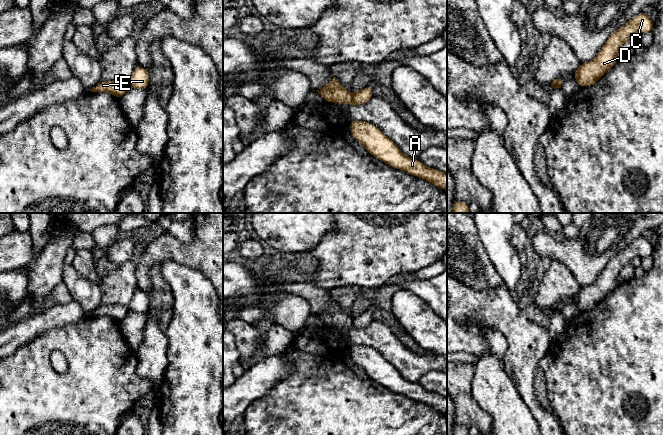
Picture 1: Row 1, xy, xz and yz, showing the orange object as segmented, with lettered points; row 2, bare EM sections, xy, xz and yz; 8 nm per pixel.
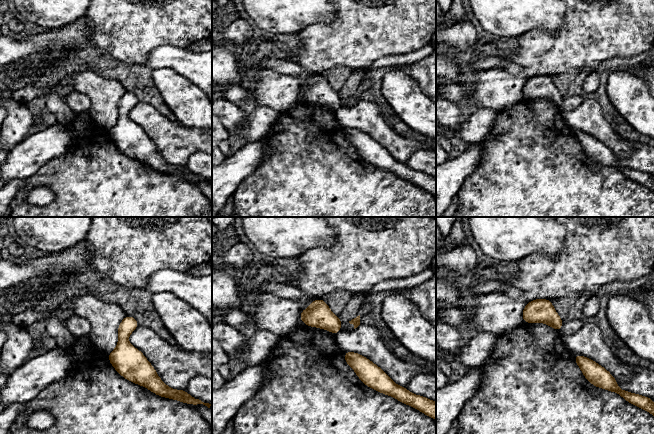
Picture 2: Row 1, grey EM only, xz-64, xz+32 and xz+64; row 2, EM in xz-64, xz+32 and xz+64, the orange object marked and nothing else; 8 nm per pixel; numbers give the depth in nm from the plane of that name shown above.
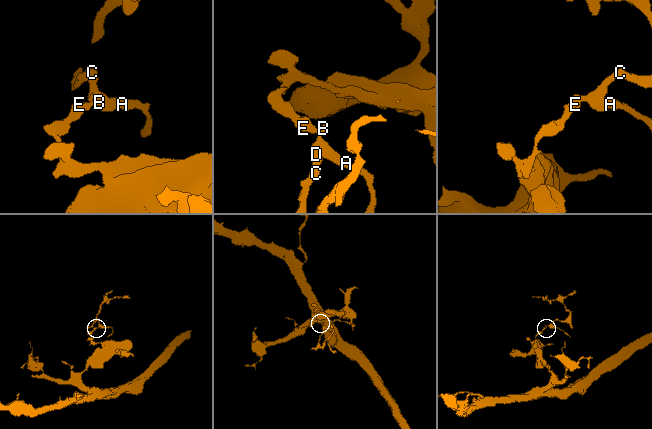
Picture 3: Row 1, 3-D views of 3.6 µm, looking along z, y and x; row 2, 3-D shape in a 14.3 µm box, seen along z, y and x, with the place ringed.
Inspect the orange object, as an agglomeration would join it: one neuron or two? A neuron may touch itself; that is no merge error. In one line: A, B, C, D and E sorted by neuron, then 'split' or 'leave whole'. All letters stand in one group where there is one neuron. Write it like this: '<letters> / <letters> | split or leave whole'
A B C D / E | split

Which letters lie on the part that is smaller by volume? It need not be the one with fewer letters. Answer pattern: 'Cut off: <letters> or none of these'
Cut off: A, B, C, D

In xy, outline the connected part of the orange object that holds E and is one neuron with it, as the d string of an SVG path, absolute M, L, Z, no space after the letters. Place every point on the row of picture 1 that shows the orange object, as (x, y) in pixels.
M101 81L95 87L93 87L90 91L92 92L109 92L113 94L115 97L120 99L128 90L129 85L127 82L122 81Z

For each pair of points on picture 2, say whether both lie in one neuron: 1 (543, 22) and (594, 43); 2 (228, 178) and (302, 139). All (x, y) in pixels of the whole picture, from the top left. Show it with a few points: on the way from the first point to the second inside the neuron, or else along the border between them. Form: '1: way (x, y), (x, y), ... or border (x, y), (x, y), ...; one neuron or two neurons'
1: border (565, 10), (562, 23), (555, 31), (535, 28); two neurons
2: border (265, 137), (268, 153), (246, 177); two neurons

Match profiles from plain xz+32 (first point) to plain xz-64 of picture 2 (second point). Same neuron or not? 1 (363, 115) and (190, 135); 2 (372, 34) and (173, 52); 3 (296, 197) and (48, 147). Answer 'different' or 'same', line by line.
1: same
2: different
3: different

